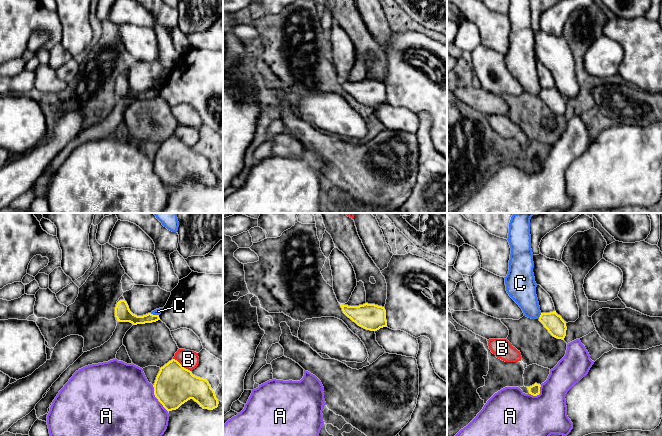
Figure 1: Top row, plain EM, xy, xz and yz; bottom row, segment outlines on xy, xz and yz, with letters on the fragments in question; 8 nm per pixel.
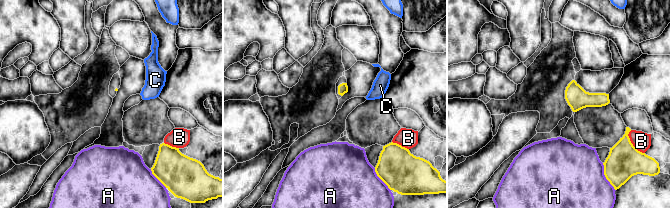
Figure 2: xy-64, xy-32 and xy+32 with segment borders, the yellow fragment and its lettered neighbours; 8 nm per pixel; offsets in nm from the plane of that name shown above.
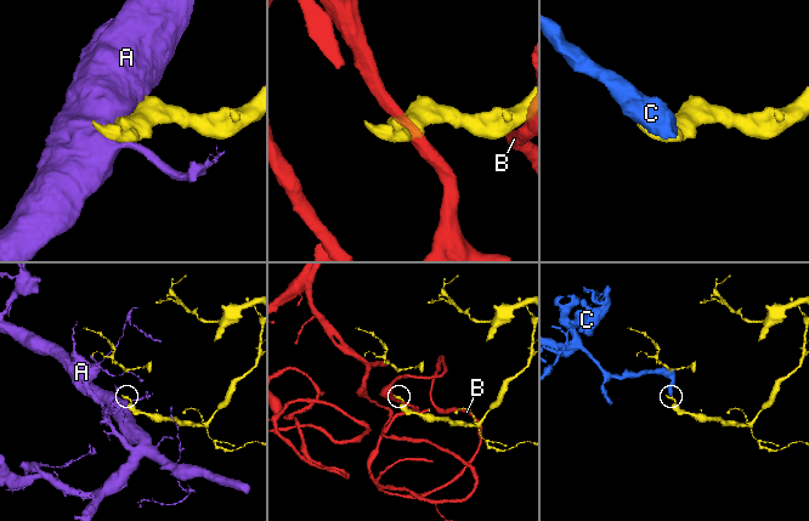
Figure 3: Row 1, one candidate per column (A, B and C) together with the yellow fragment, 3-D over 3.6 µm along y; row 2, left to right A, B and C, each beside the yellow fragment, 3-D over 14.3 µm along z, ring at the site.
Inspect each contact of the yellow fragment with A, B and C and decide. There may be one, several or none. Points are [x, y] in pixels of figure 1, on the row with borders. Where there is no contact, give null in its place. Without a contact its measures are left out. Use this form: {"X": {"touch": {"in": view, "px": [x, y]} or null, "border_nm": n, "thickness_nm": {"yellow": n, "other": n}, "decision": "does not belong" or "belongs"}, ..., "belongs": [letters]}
{"A": {"touch": {"in": "xy", "px": [156, 397]}, "border_nm": 260, "thickness_nm": {"yellow": 320, "other": 480}, "decision": "does not belong"}, "B": {"touch": {"in": "xy", "px": [181, 365]}, "border_nm": 180, "thickness_nm": {"yellow": 320, "other": 150}, "decision": "does not belong"}, "C": {"touch": {"in": "yz", "px": [540, 316]}, "border_nm": 50, "thickness_nm": {"yellow": 160, "other": 200}, "decision": "does not belong"}, "belongs": []}

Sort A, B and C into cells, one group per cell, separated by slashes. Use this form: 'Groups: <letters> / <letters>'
Groups: A / B / C

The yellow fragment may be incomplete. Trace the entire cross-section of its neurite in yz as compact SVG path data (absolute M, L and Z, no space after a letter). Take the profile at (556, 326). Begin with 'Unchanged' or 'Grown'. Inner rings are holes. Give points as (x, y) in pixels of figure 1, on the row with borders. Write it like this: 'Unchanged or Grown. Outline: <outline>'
Unchanged. Outline: M556 311L541 313L539 321L553 337L564 340L567 330L566 322L556 313Z

